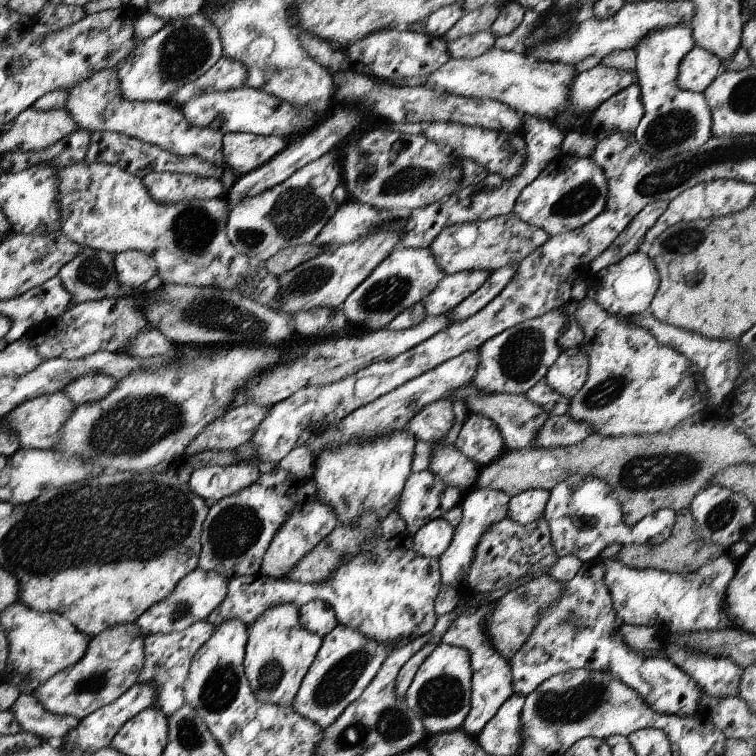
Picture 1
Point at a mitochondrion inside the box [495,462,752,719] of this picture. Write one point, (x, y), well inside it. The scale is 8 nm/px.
(720, 517)

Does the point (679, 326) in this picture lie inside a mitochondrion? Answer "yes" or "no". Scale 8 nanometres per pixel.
no

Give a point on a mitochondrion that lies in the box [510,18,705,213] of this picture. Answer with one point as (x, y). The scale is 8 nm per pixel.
(674, 130)

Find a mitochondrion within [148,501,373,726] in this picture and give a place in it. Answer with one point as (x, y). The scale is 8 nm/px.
(219, 690)

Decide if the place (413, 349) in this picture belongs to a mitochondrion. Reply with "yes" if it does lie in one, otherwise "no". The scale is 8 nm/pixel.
no

